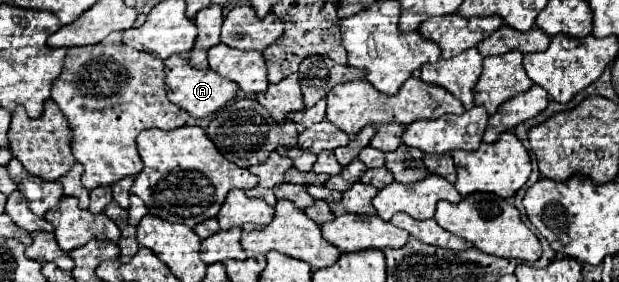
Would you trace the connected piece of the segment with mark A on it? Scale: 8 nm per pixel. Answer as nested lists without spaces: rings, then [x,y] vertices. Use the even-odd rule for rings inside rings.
[[[170,56],[164,60],[164,74],[166,74],[166,94],[168,94],[170,102],[174,102],[182,110],[186,110],[192,118],[206,118],[210,114],[214,114],[216,110],[226,106],[226,102],[230,102],[238,92],[236,82],[230,82],[230,80],[218,76],[210,68],[198,70],[180,56]]]

